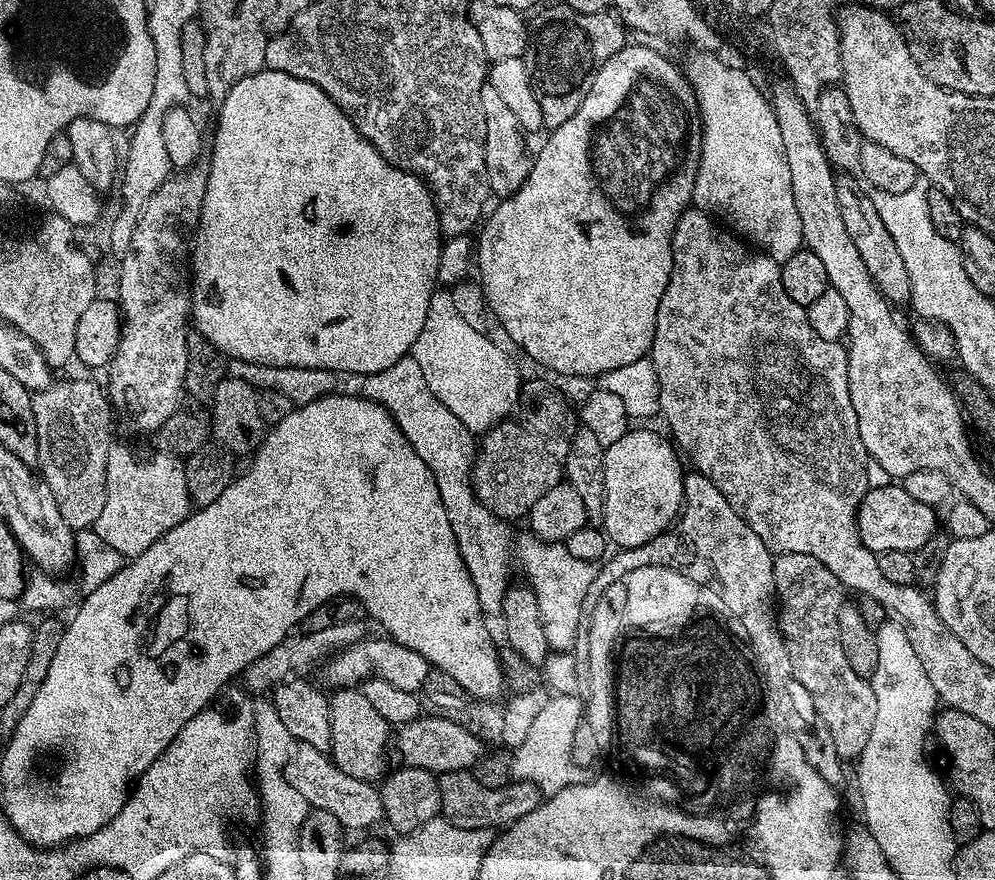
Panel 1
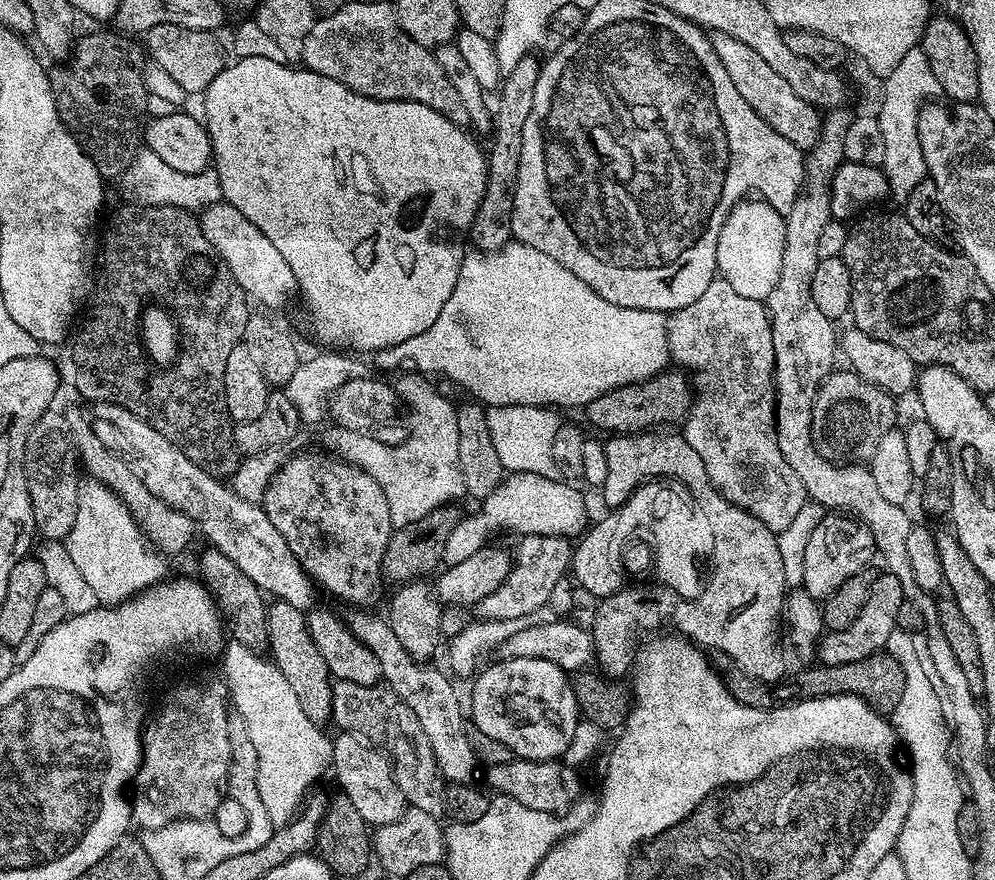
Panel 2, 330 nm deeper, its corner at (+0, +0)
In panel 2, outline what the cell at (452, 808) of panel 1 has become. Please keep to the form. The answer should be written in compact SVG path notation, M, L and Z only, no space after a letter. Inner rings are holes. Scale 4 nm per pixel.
M336 680L332 685L331 723L386 753L396 775L398 790L411 807L437 818L445 815L446 781L434 758L434 750L430 750L430 742L414 710L410 710L392 688L383 683L362 686L358 682Z

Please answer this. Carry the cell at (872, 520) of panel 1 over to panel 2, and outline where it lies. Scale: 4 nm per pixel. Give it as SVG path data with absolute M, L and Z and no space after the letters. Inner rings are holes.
M828 514L815 527L806 547L803 591L809 592L818 602L823 602L854 574L873 563L876 543L863 520L847 514Z

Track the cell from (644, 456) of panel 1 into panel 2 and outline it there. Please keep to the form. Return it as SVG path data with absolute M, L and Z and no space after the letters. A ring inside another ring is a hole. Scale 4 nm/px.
M514 472L505 475L504 481L494 490L494 494L479 501L477 508L480 509L473 516L465 515L458 522L458 526L450 530L446 538L443 563L449 566L474 556L491 541L488 540L491 536L498 535L500 531L516 532L517 537L579 537L590 524L588 508L584 505L579 490L571 488L568 484L571 483L560 478L551 480L542 474L530 474L529 472Z

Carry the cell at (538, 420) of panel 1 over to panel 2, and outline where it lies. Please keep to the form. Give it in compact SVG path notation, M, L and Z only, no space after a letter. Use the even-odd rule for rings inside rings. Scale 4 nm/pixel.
M665 370L648 380L610 389L606 394L594 398L594 402L587 404L586 413L588 412L589 422L608 432L607 434L647 432L679 425L692 409L693 399L694 388L689 377L680 370Z

